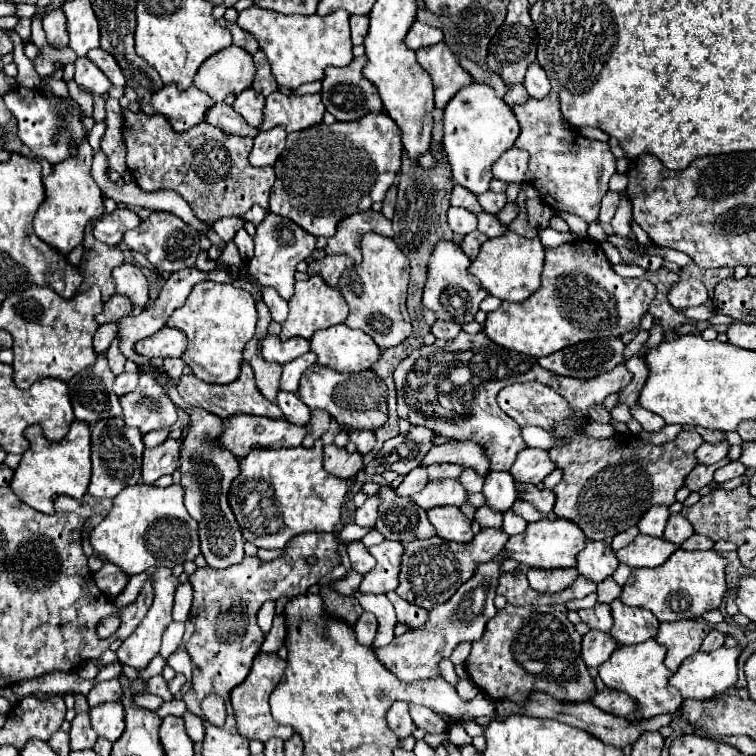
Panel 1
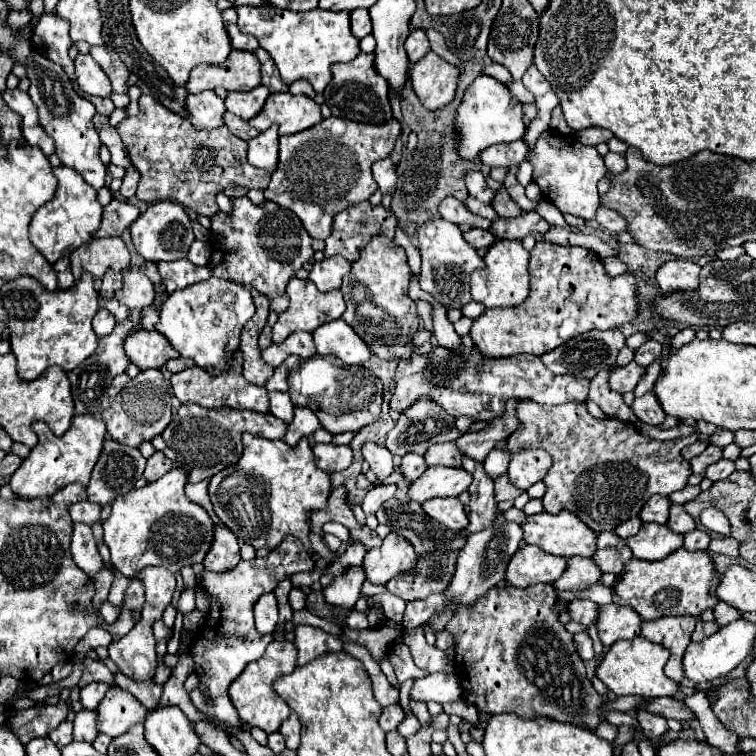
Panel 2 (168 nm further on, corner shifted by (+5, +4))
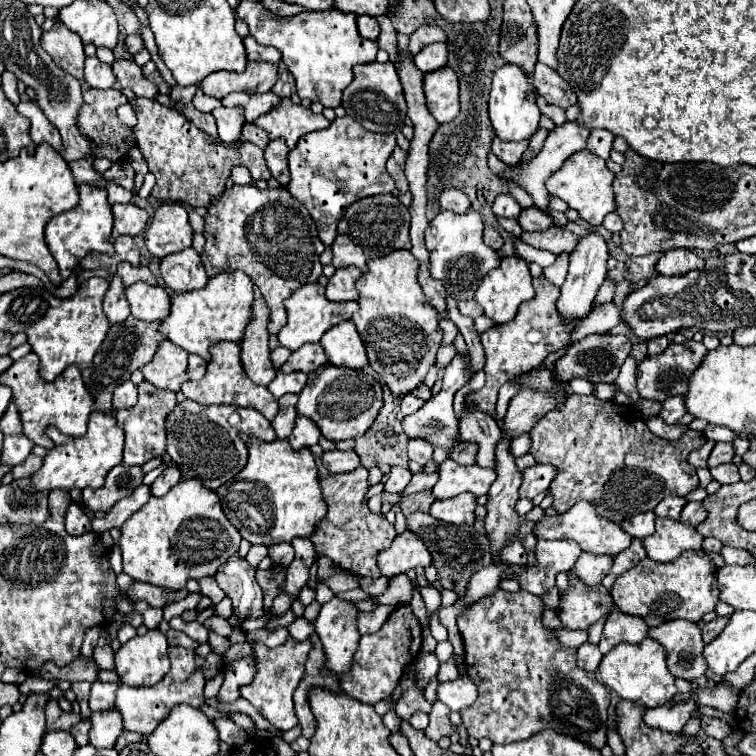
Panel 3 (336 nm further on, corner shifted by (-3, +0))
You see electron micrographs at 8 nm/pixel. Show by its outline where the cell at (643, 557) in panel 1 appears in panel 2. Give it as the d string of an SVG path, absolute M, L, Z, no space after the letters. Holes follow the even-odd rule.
M643 524L639 534L627 540L627 546L633 550L635 558L641 560L663 560L671 552L683 546L683 534L671 532L665 524Z

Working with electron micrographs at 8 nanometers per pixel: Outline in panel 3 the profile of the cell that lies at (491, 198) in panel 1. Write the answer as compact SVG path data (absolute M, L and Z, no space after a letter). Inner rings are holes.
M531 206L531 208L523 208L523 212L519 214L519 224L525 232L537 232L537 230L547 230L549 226L553 226L553 220L541 212L539 208Z

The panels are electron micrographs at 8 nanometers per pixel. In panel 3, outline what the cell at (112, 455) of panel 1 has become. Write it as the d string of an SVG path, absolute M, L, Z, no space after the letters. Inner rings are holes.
M121 462L111 468L105 484L93 492L93 498L85 498L83 502L91 512L109 512L115 502L131 496L133 490L143 484L143 476L145 472L141 466L127 466Z

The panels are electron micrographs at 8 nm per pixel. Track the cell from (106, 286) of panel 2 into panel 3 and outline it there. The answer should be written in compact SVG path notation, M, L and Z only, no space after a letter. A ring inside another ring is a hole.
M121 262L119 266L117 266L117 276L123 280L123 284L125 284L125 288L129 288L131 284L135 284L135 282L147 282L147 284L155 284L155 278L153 278L153 274L149 272L149 268L147 266L131 266L129 262Z

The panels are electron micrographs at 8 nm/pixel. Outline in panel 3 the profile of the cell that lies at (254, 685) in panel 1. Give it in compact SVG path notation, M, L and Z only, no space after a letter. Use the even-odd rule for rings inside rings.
M287 638L287 642L277 646L277 648L253 644L253 650L259 658L257 660L257 674L255 674L251 684L239 688L241 698L249 700L257 708L257 712L265 720L269 720L275 728L291 730L293 726L297 726L297 716L295 716L295 710L293 710L293 692L305 676L305 660L307 660L307 654L311 650L311 642L309 640L297 642L293 638Z

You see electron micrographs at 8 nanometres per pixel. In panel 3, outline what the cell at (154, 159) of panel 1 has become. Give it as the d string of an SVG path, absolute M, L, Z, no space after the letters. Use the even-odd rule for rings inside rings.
M137 98L137 126L133 128L135 142L143 152L149 172L157 178L151 196L159 202L183 202L193 208L211 206L211 200L221 196L225 190L225 182L231 176L231 168L235 164L243 164L251 174L257 174L257 180L269 180L271 174L267 170L263 150L251 142L239 140L237 152L231 152L217 140L211 140L203 130L195 128L183 114L175 108L163 106L155 100Z

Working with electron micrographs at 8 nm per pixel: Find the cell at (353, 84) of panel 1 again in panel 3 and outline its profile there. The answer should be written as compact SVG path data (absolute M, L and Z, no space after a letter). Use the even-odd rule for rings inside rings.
M369 62L353 68L353 82L343 90L343 102L347 116L357 120L363 128L371 132L391 134L395 130L401 130L407 118L407 104L403 98L403 88L399 82L397 68L391 62Z

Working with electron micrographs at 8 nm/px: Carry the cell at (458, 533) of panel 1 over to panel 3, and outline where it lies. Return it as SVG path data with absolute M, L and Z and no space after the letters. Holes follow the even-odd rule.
M459 494L455 498L447 498L447 500L435 500L431 504L431 510L429 514L437 520L443 520L443 522L449 522L449 524L467 524L467 526L473 526L473 520L475 520L475 510L477 502L475 502L475 496L471 494Z

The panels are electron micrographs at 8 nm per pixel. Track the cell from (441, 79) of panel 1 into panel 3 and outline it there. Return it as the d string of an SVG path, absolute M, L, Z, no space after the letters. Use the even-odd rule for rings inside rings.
M451 66L423 76L427 108L439 124L451 122L459 114L459 82Z

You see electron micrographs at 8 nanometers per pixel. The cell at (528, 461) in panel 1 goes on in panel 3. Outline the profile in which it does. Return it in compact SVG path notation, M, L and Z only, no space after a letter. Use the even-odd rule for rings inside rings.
M535 464L523 472L523 482L519 488L521 498L535 498L541 492L547 492L551 480L555 478L555 466L551 464Z

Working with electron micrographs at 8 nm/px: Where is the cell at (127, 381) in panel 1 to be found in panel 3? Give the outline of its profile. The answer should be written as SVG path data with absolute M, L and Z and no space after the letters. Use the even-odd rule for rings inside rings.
M127 380L115 388L115 392L113 392L113 408L115 410L129 408L135 402L137 402L137 386L131 380Z

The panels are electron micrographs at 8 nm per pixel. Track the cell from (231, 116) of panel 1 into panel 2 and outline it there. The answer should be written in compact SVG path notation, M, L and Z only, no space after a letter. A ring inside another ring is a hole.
M227 112L227 116L225 116L225 126L227 126L227 128L229 128L237 138L247 140L247 142L259 134L259 132L257 132L255 128L251 128L245 120L237 118L237 116L231 114L231 112Z

